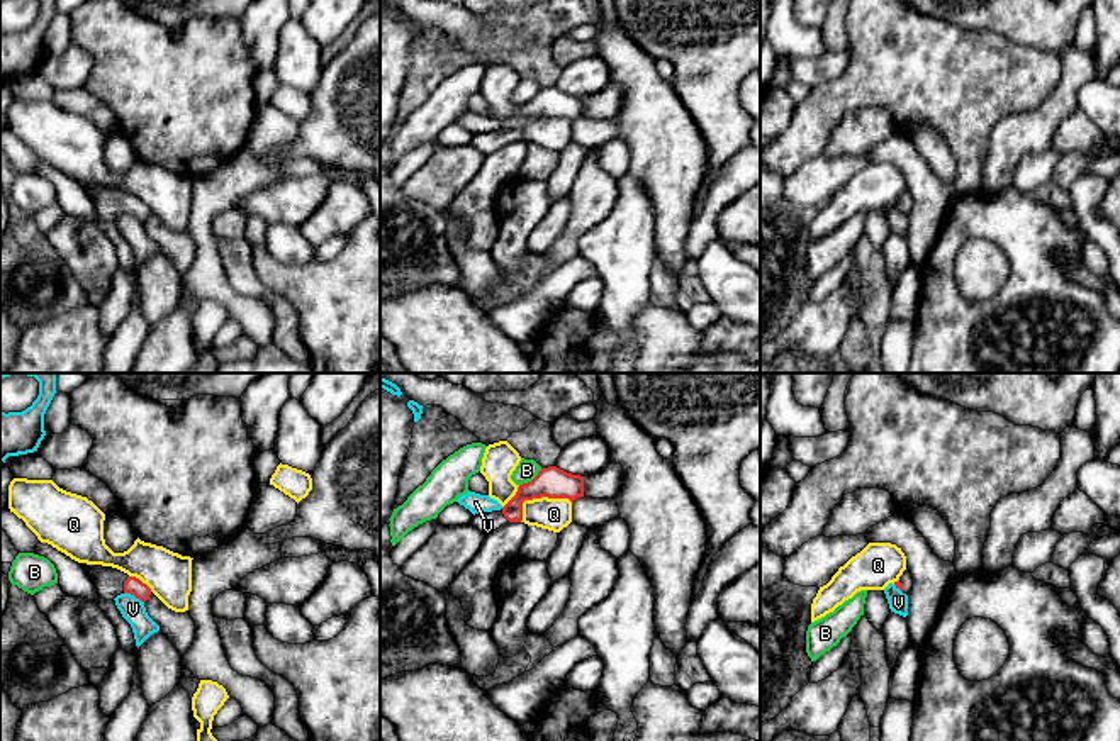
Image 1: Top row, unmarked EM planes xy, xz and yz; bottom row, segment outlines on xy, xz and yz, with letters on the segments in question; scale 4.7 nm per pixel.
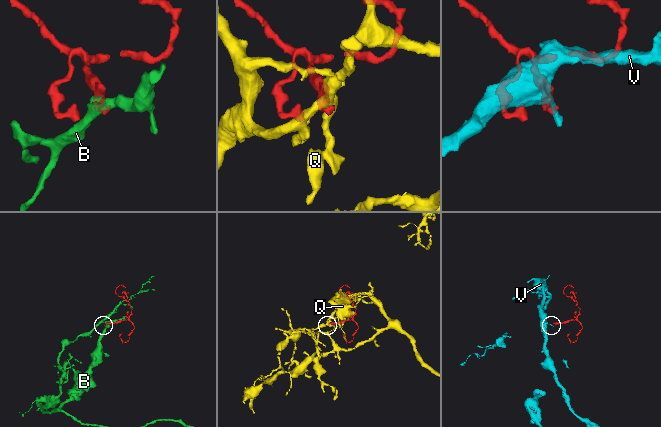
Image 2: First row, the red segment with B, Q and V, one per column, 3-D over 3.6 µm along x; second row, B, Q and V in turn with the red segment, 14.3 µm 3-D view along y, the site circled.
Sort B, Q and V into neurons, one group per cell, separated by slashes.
B / Q / V

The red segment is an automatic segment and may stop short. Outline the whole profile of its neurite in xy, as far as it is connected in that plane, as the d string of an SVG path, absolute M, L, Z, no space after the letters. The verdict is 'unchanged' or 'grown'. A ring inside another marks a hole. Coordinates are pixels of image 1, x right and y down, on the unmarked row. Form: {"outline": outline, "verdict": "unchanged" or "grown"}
{"outline": "M87 183L80 185L87 190L95 203L97 214L105 220L114 220L120 214L131 214L141 222L146 222L151 215L151 209L146 203L117 188Z", "verdict": "grown"}

